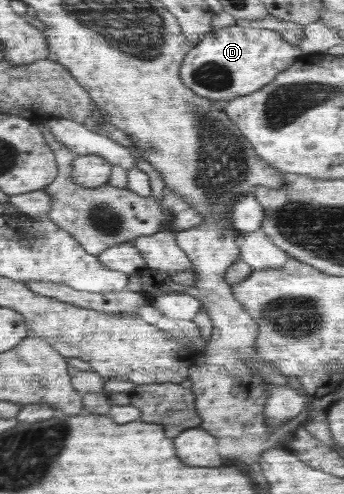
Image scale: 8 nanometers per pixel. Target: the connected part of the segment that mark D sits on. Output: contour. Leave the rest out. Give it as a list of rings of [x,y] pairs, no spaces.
[[[235,24],[210,29],[184,57],[180,65],[180,78],[192,93],[210,101],[225,103],[260,90],[301,57],[300,48],[285,41],[275,30]]]

